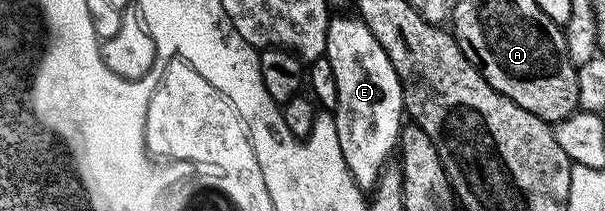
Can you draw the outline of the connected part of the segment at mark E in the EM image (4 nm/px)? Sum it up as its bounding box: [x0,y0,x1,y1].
[325,17,405,192]

